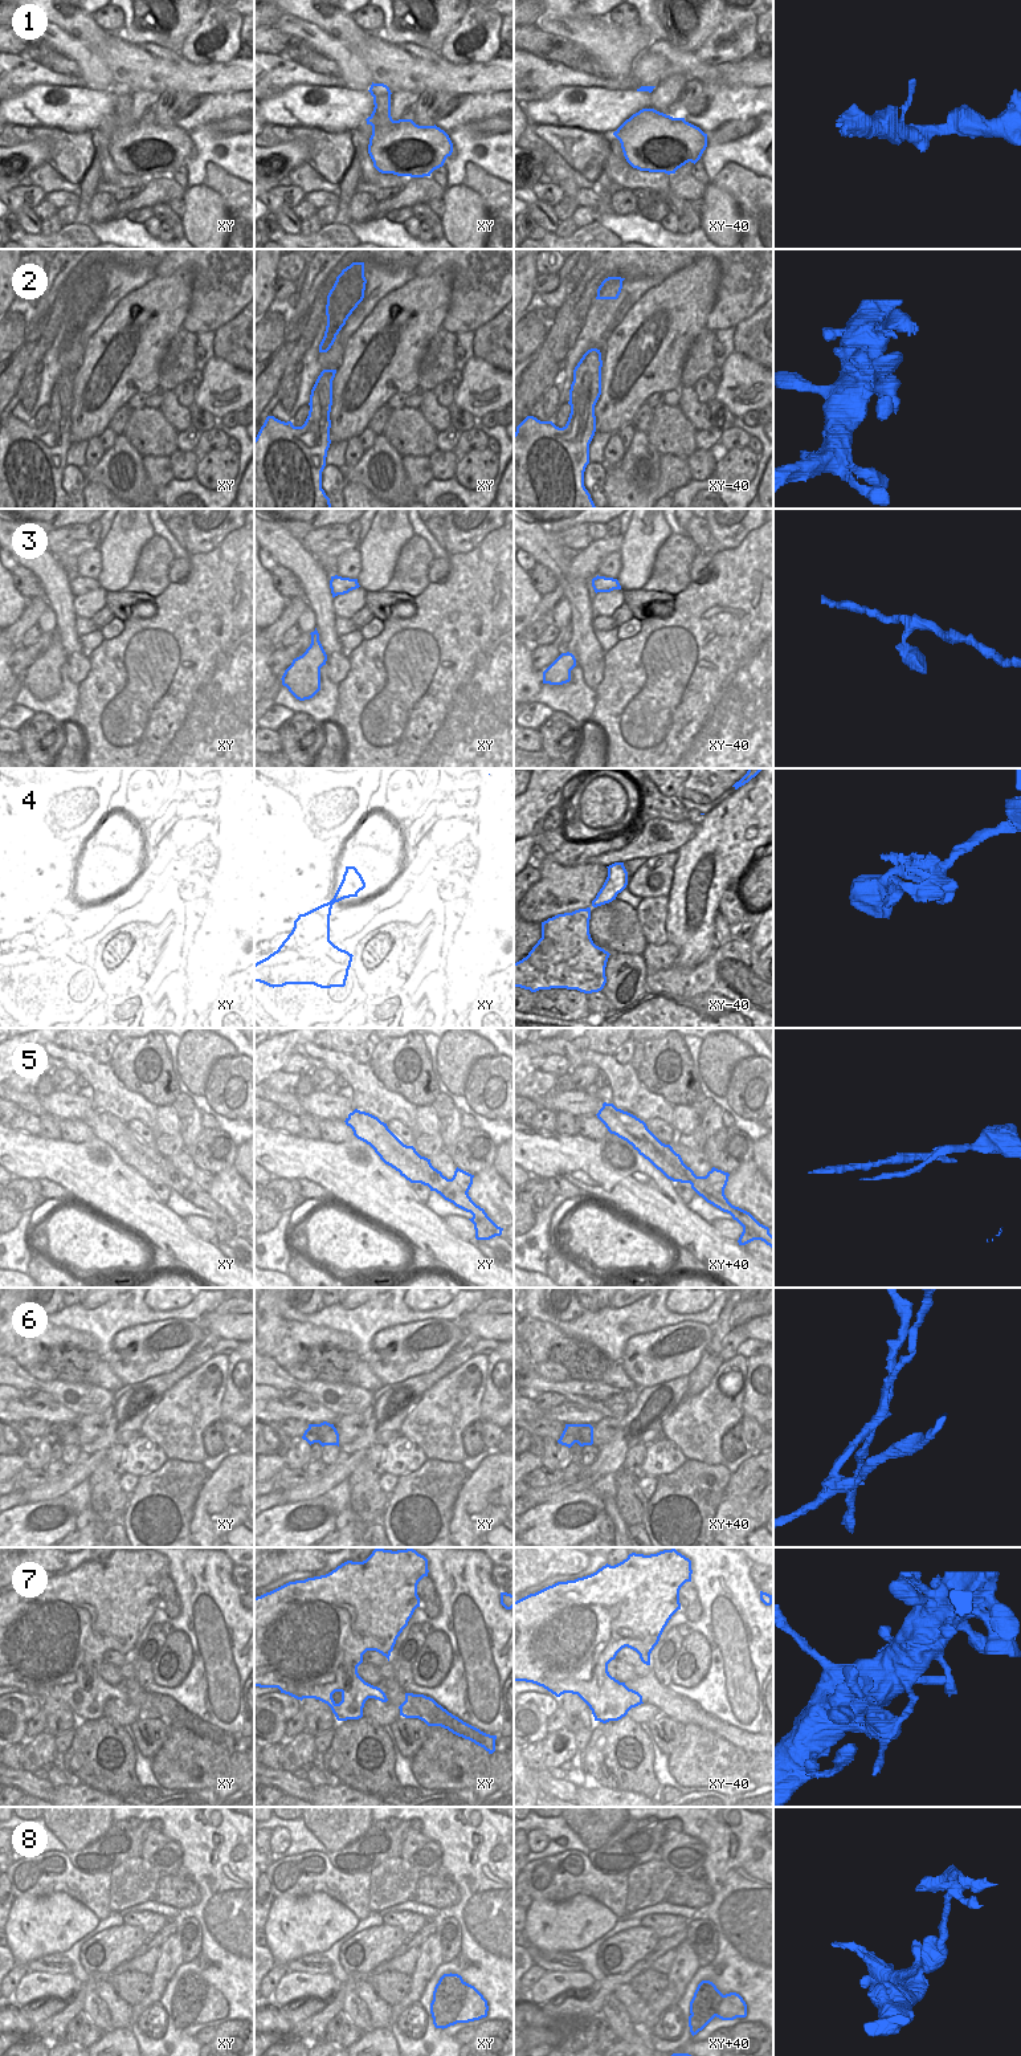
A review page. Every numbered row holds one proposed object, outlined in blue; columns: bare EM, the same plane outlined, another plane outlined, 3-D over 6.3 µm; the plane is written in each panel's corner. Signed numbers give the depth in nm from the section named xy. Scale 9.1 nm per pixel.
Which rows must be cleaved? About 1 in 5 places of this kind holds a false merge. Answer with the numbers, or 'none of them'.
5, 6, 8

